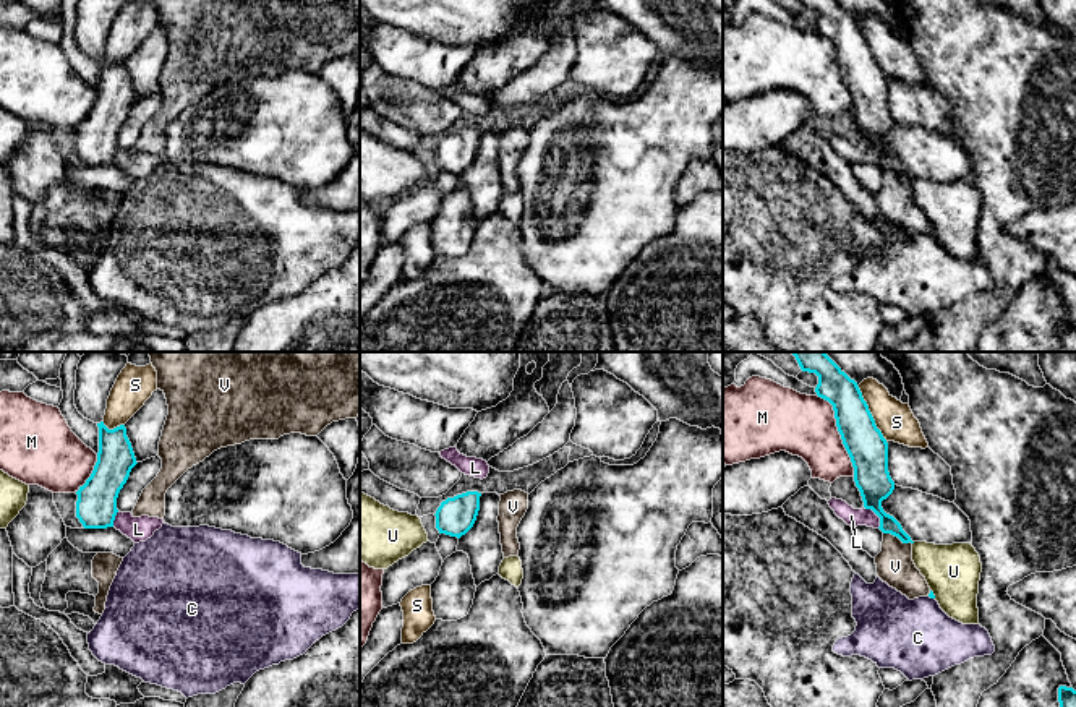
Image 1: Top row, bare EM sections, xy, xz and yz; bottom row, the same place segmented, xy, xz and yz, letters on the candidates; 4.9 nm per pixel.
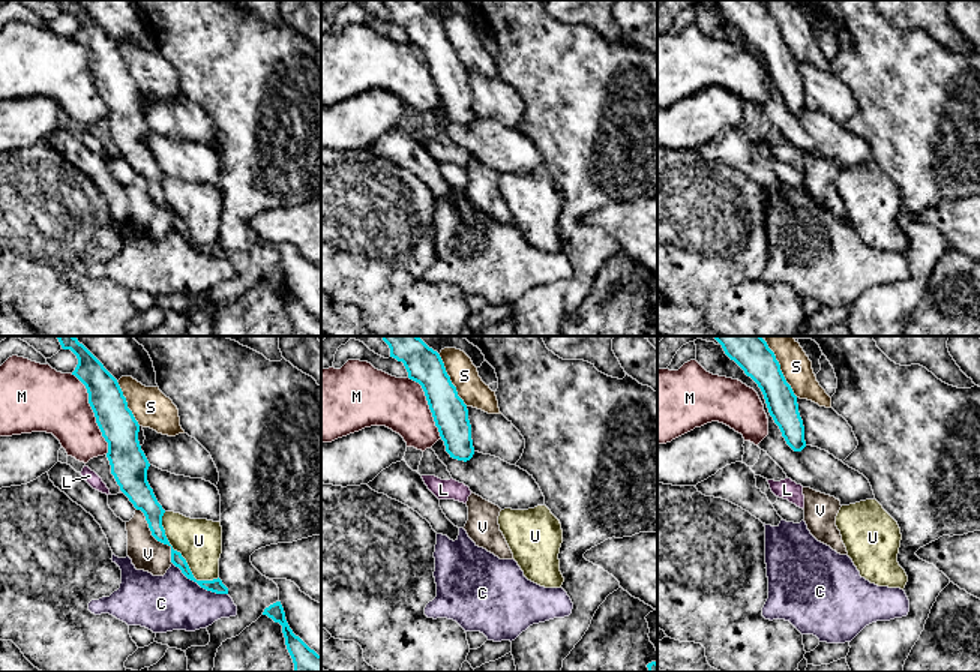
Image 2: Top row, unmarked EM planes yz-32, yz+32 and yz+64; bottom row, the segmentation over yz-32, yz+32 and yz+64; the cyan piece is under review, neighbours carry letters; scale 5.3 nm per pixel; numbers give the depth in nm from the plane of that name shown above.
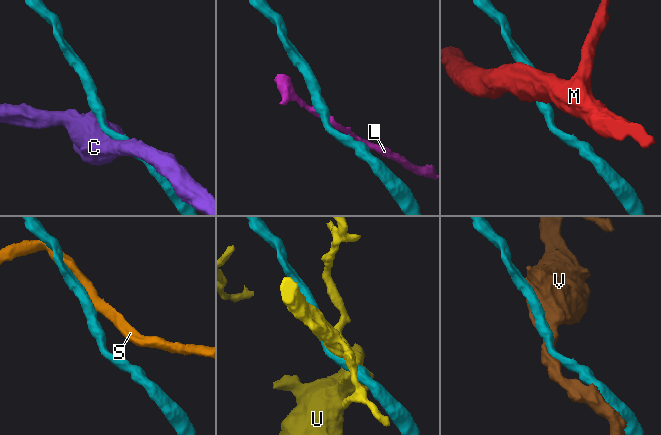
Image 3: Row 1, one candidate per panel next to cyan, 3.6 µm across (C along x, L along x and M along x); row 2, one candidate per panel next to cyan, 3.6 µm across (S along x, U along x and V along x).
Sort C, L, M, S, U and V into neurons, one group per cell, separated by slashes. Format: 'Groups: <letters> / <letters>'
Groups: C / L / M / S / U / V

